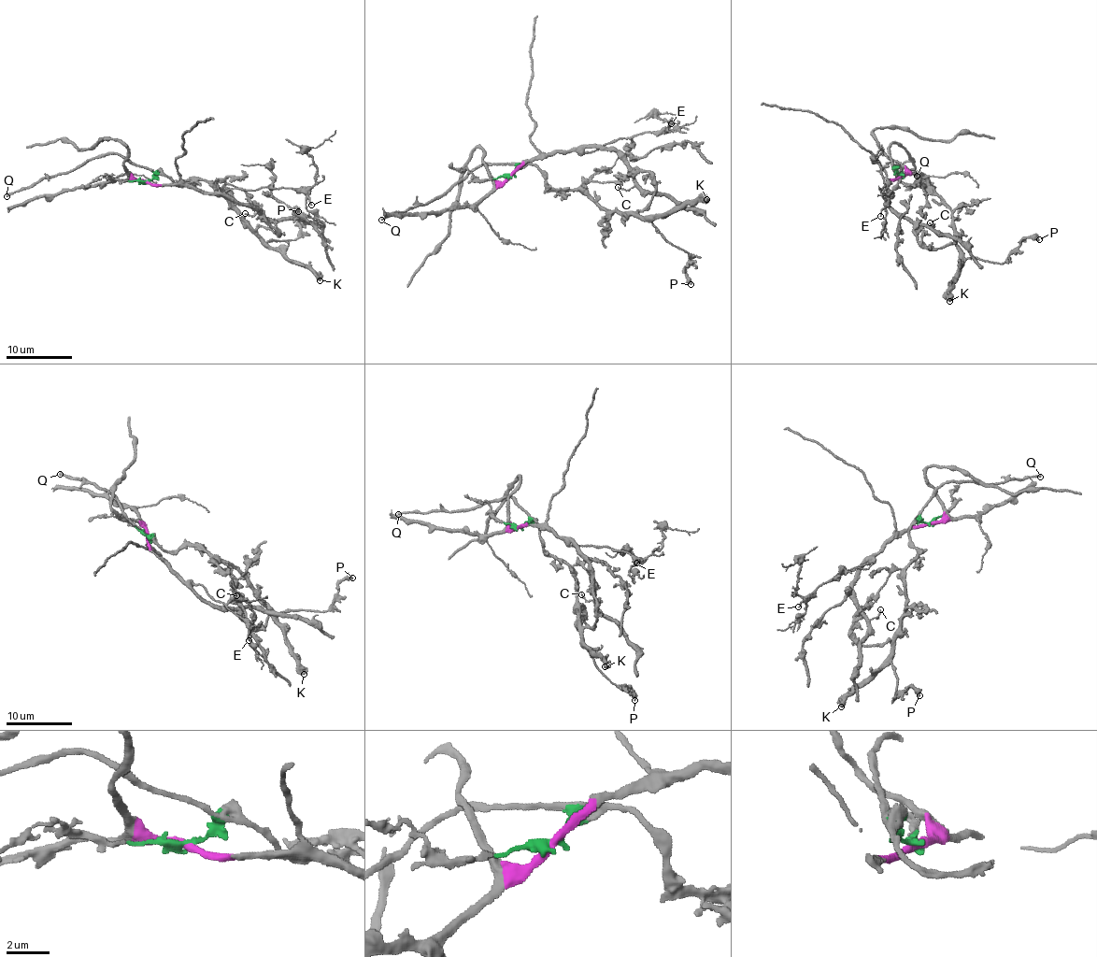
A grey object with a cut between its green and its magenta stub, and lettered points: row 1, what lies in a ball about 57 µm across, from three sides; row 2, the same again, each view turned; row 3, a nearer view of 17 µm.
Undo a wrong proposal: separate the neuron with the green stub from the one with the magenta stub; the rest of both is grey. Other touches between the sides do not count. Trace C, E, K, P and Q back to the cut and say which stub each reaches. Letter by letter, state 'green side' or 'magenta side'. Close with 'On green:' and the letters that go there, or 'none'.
C: magenta side
E: magenta side
K: green side
P: green side
Q: green side
On green: K, P, Q

